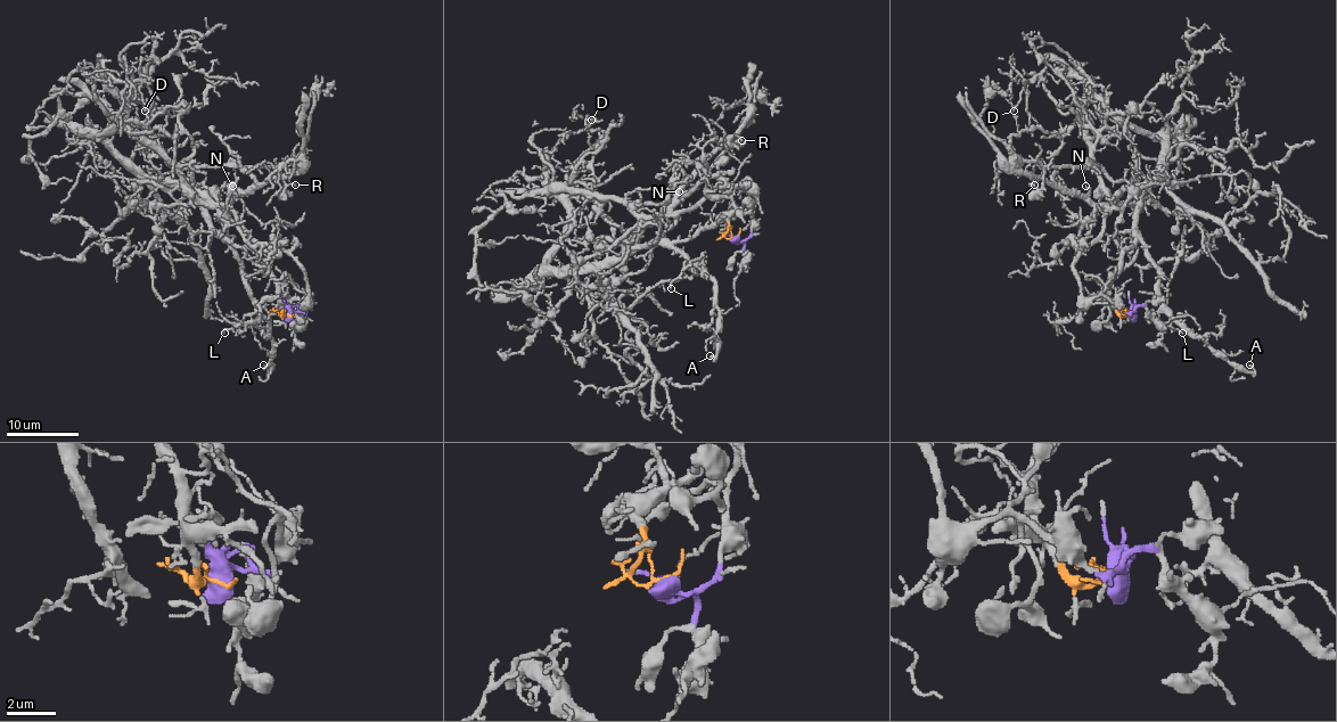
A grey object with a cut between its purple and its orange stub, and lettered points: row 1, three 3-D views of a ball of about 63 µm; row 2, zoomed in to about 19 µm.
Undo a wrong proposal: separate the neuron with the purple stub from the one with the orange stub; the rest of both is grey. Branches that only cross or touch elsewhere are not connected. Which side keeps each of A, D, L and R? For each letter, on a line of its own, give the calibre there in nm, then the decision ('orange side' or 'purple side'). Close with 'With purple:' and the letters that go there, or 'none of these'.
A: 170 nm thick; orange side
D: 130 nm thick; orange side
L: 140 nm thick; orange side
R: 140 nm thick; purple side
With purple: R

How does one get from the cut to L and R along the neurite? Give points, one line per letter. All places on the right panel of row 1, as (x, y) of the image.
L: (1131, 314), (1109, 296), (1109, 277), (1139, 240), (1157, 271), (1154, 314), (1182, 333)
R: (1132, 314), (1101, 295), (1085, 298), (1073, 267), (1109, 210), (1098, 166), (1049, 166), (1042, 187), (1035, 185)

